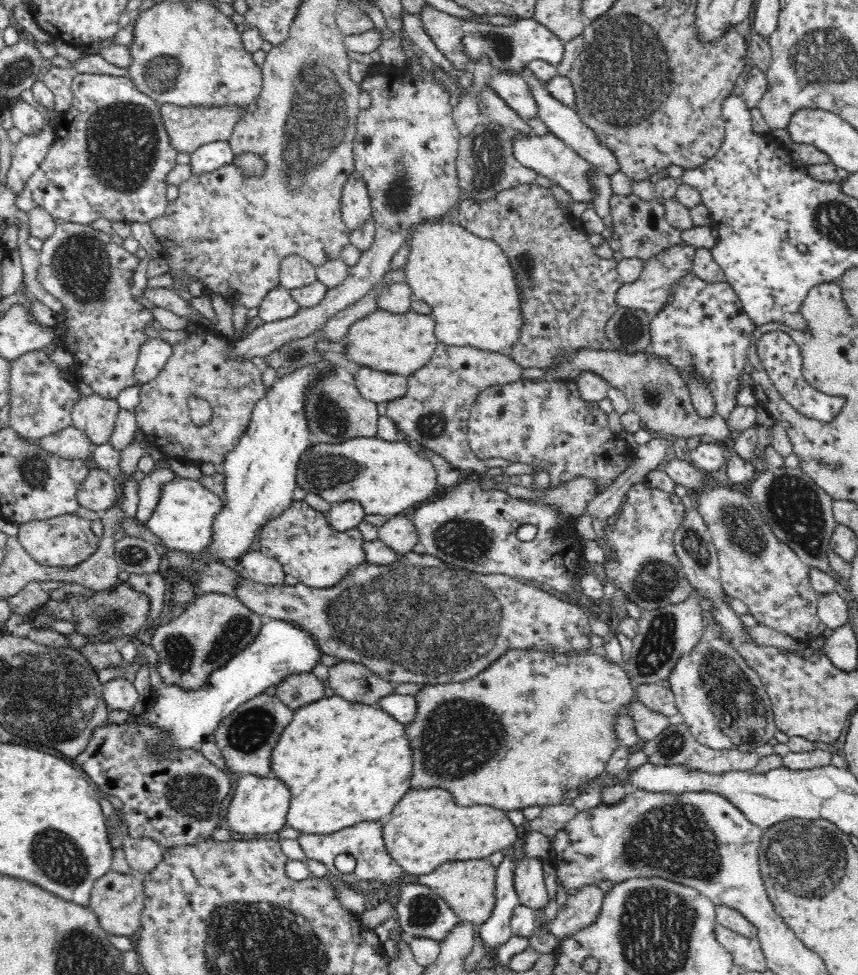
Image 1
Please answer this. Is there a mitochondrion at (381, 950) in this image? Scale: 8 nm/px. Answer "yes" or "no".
no

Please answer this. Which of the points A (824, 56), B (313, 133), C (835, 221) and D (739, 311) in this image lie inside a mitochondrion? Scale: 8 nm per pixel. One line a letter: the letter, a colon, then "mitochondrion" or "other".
A: mitochondrion
B: mitochondrion
C: mitochondrion
D: other

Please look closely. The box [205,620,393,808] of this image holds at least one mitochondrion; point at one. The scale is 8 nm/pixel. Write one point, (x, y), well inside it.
(252, 730)

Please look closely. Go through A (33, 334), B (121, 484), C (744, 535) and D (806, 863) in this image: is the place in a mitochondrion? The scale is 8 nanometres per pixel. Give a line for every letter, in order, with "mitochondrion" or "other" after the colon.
A: other
B: other
C: mitochondrion
D: mitochondrion

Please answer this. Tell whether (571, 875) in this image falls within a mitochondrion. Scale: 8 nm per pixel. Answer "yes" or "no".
no

